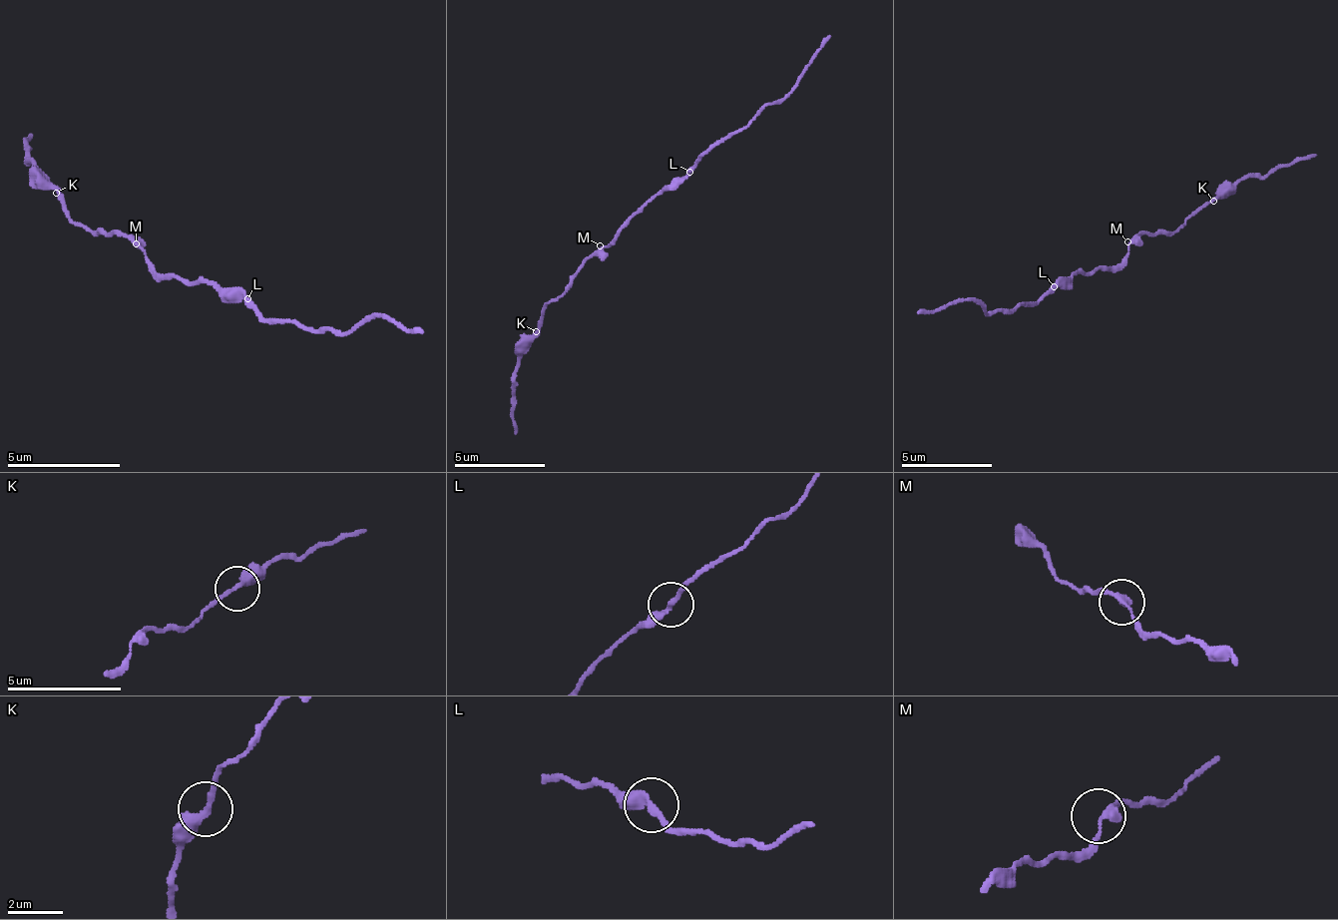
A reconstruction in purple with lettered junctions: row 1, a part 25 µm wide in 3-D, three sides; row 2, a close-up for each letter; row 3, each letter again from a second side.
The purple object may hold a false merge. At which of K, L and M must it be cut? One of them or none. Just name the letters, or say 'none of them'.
none of them

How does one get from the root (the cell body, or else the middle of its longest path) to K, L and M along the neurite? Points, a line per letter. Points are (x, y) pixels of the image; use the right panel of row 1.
K: (1100, 269), (1114, 269), (1122, 260), (1127, 246), (1140, 232), (1177, 232), (1204, 206), (1213, 201)
L: (1100, 269), (1064, 278), (1055, 287)
M: (1100, 269), (1114, 269), (1122, 260), (1127, 241)

